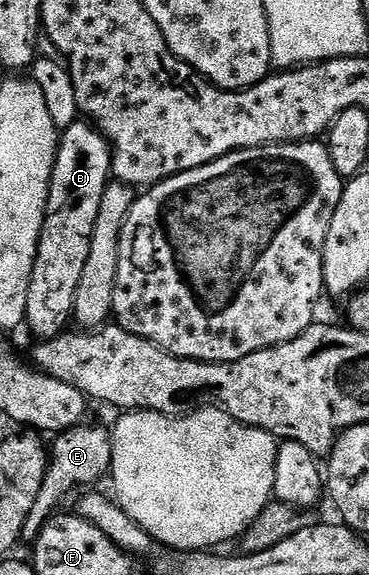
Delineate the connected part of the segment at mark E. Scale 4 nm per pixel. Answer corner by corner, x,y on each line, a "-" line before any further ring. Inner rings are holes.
82,424
70,430
63,430
52,439
49,471
45,473
45,483
39,492
39,500
35,500
35,508
31,508
31,516
27,516
27,524
21,533
26,543
37,541
41,529
54,517
58,509
56,506
64,500
65,494
71,493
76,486
92,487
89,486
92,482
97,482
104,474
106,477
110,473
113,465
113,435
106,427
104,430
101,426
89,425

